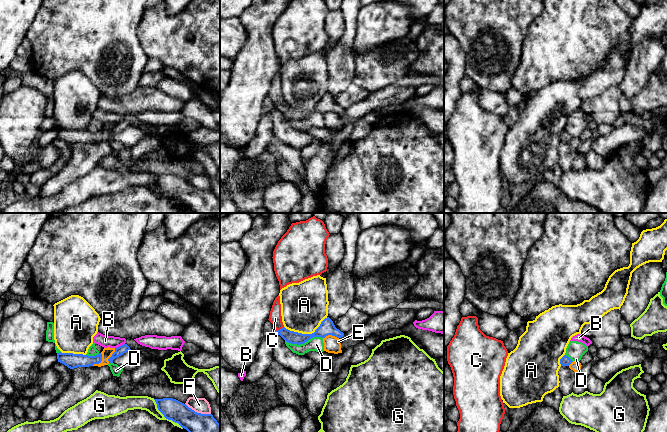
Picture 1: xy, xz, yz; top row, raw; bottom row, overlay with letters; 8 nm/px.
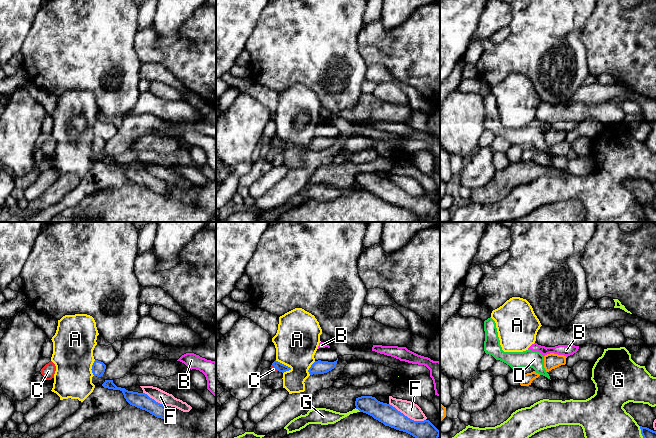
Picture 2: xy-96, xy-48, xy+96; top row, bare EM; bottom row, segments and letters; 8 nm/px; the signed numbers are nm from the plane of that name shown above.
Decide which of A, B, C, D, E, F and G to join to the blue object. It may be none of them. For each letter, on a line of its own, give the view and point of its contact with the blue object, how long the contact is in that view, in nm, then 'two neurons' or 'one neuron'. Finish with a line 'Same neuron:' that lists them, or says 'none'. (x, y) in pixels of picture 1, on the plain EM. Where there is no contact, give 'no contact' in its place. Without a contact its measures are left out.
A: contact xz (306, 110); length 360 nm; two neurons
B: contact xy (119, 122); length 90 nm; two neurons
C: contact xz (280, 105); length 80 nm; one neuron
D: contact xz (303, 119); length 300 nm; two neurons
E: contact xy (100, 137); length 130 nm; two neurons
F: contact xy (198, 189); length 220 nm; two neurons
G: contact xy (165, 193); length 340 nm; two neurons
Same neuron: C

